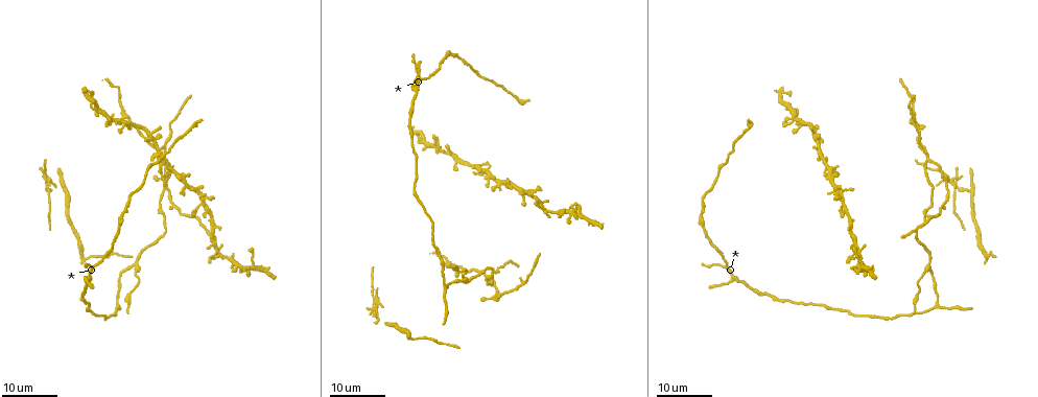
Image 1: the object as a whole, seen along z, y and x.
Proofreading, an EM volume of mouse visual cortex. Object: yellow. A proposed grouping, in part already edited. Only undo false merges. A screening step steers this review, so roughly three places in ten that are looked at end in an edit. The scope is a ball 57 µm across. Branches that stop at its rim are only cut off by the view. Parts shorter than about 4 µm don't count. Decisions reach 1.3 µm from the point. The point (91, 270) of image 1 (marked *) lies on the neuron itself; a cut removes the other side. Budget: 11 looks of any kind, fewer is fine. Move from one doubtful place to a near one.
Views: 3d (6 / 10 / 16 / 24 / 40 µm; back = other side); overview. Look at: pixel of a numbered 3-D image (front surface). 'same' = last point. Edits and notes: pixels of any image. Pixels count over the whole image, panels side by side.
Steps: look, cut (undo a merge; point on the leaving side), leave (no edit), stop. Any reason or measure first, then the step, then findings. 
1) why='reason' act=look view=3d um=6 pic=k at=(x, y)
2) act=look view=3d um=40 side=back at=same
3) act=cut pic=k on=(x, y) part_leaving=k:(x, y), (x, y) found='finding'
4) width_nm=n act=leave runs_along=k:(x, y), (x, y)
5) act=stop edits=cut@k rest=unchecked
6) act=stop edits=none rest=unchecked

act=look view=3d um=16 pic=1 at=(413, 88)

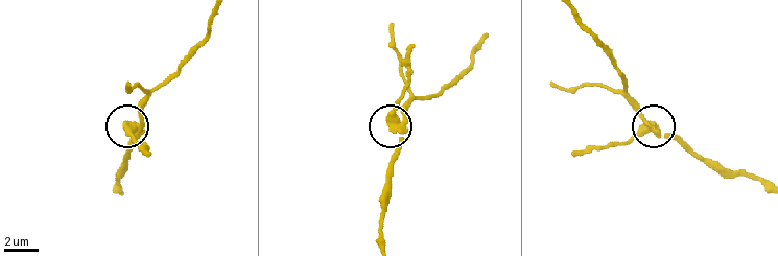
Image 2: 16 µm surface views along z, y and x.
act=look view=3d um=10 pic=2 at=(654, 129)

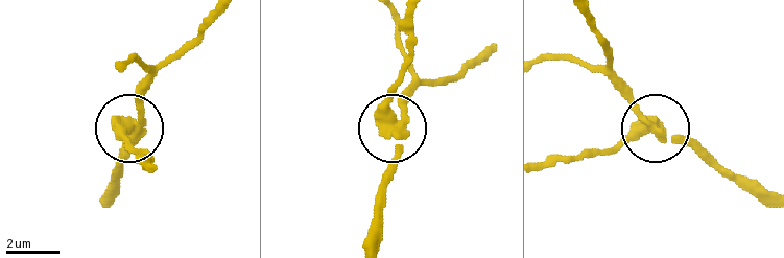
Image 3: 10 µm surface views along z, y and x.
act=look view=3d um=10 side=back pic=3 at=(384, 131)

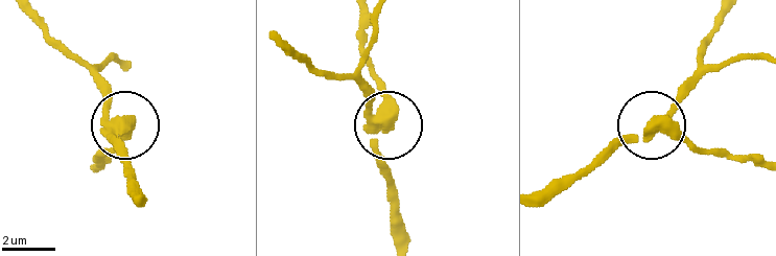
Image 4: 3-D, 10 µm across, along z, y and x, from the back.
width_nm=370 act=cut pic=4 on=(383, 86) part_leaving=4:(658, 130), (730, 157), (763, 159) found='a second neuron is stuck on'

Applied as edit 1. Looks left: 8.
act=look view=overview

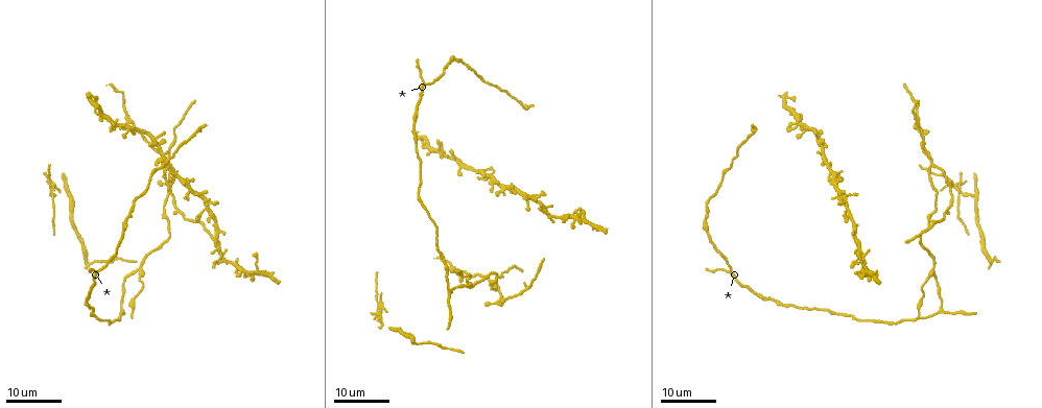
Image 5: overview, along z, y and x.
act=look view=3d um=16 pic=5 at=(140, 267)

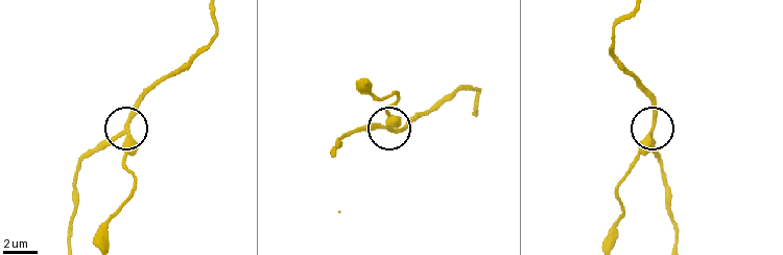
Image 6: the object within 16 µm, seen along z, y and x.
act=look view=3d um=6 pic=6 at=(125, 127)

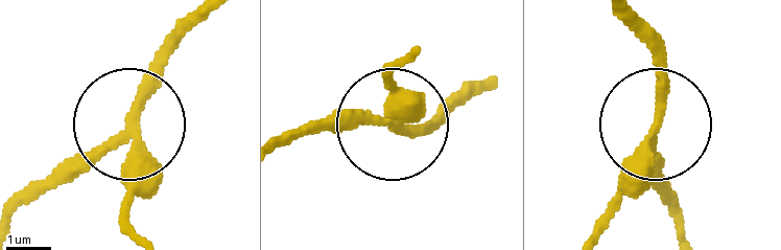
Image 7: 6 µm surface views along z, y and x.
arms=3 act=cut pic=7 on=(149, 199) part_leaving=7:(136, 143), (127, 229) found='a second neuron is stuck on'

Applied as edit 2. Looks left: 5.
act=look view=overview

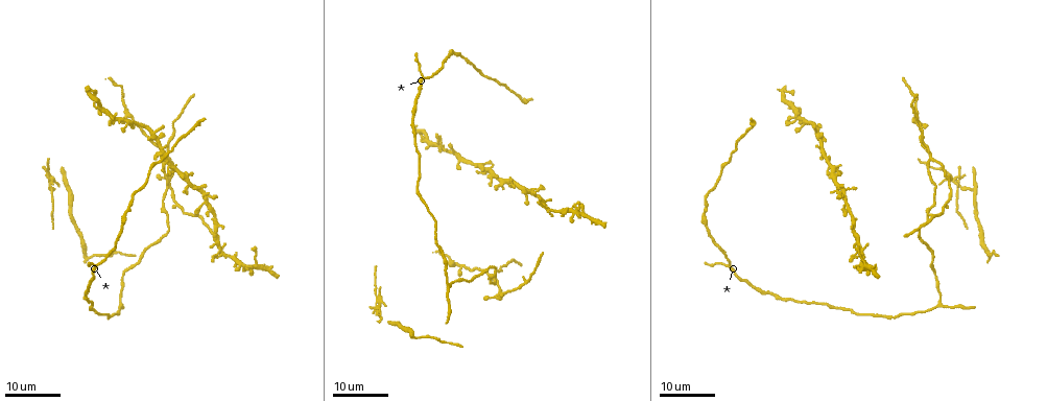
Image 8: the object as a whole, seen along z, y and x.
why='four arms meet' act=look view=3d um=24 pic=8 at=(220, 248)

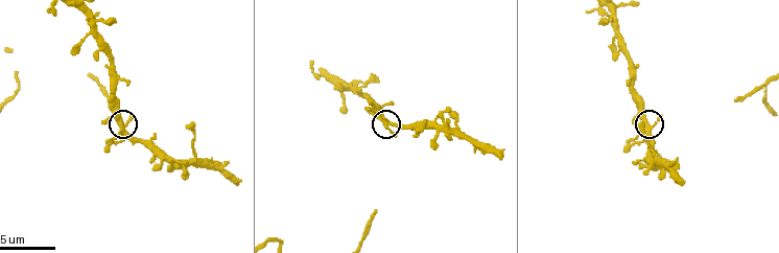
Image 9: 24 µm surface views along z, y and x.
why='closer look' act=look view=3d um=6 pic=9 at=(645, 126)

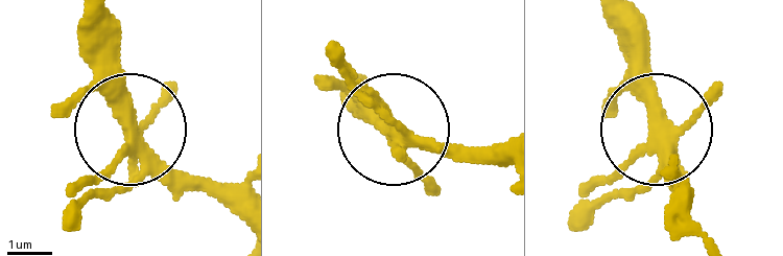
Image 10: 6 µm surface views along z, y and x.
side_arm_um=13 arms=4 act=leave found='all the same neuron'

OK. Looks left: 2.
why='a fork' act=look view=3d um=16 pic=8 at=(448, 288)

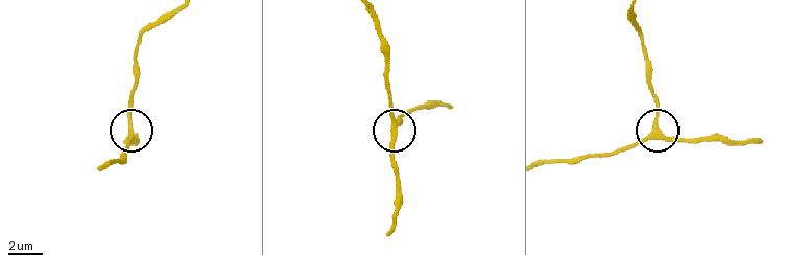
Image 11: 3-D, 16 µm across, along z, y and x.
act=look view=3d um=6 pic=11 at=(394, 127)

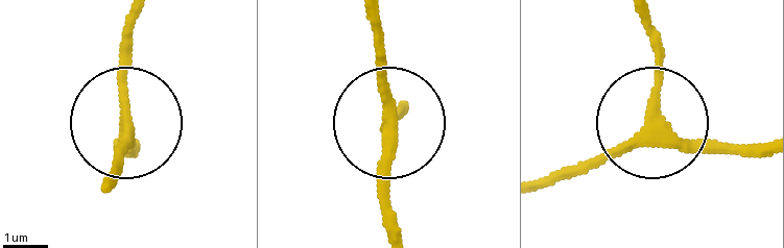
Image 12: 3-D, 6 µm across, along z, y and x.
arms=3 act=leave found='all the same neuron'

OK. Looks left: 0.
act=stop edits=cut@4,cut@7 rest=unchecked

